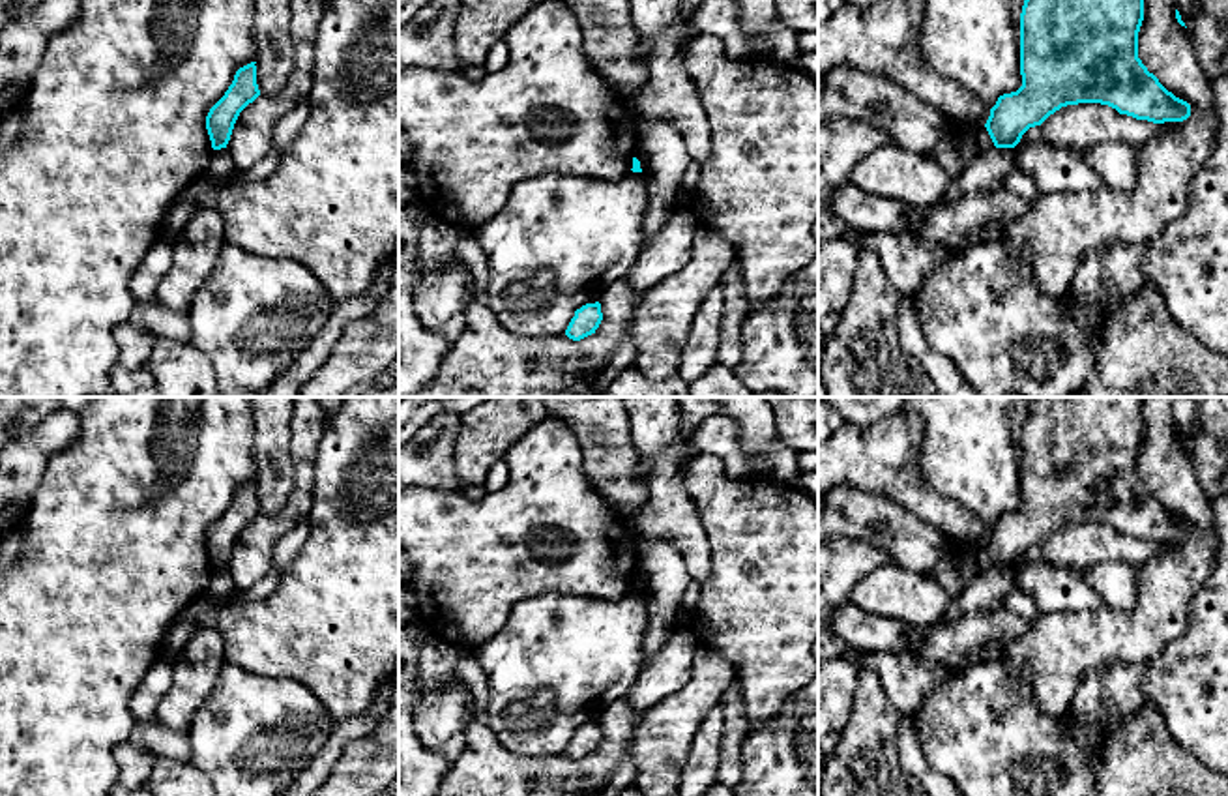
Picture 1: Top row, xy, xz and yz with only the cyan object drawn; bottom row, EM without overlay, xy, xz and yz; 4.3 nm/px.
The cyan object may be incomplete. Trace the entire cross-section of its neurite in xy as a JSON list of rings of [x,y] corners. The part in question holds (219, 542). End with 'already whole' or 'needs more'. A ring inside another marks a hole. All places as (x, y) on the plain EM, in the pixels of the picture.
[[[256,481],[240,487],[225,515],[210,528],[206,549],[213,569],[227,568],[240,532],[258,515]]]; already whole

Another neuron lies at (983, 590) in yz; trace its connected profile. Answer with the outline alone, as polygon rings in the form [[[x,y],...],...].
[[[992,568],[990,571],[972,575],[970,582],[962,594],[953,599],[947,614],[940,620],[940,624],[953,624],[970,612],[992,609],[996,601],[1003,599],[1013,584],[1013,568]]]

